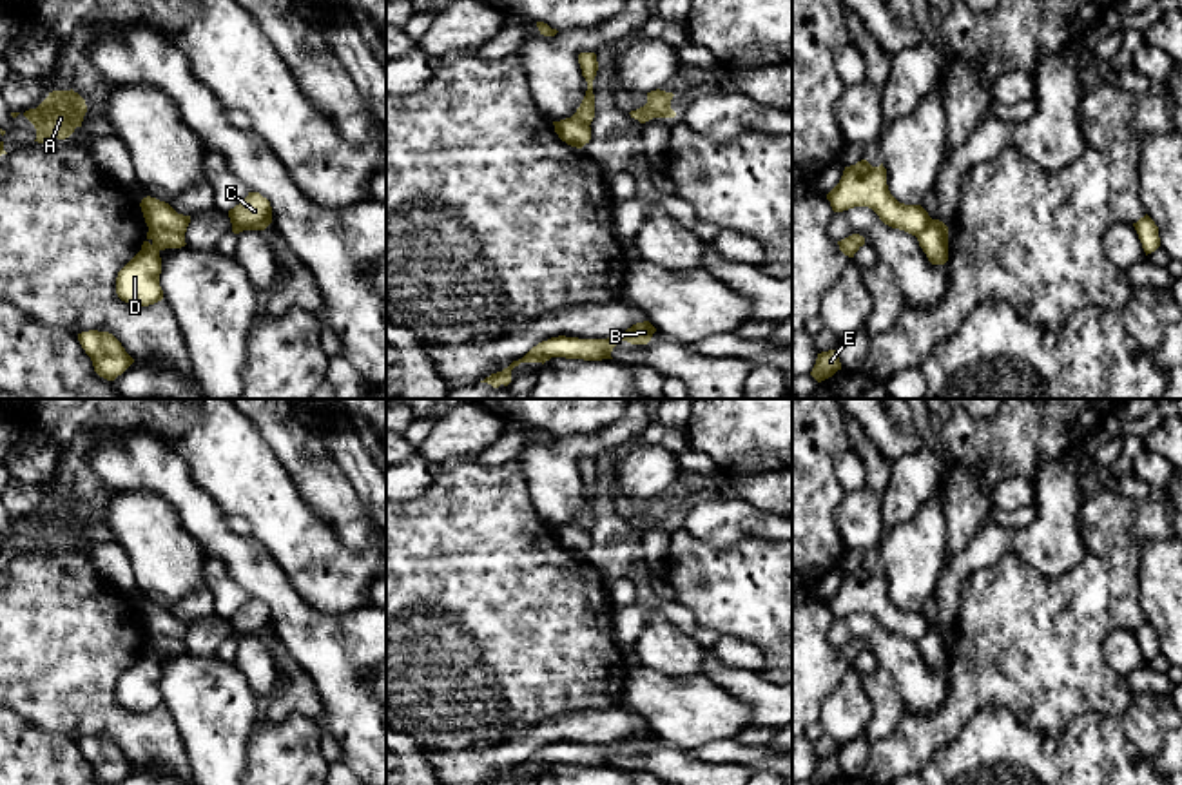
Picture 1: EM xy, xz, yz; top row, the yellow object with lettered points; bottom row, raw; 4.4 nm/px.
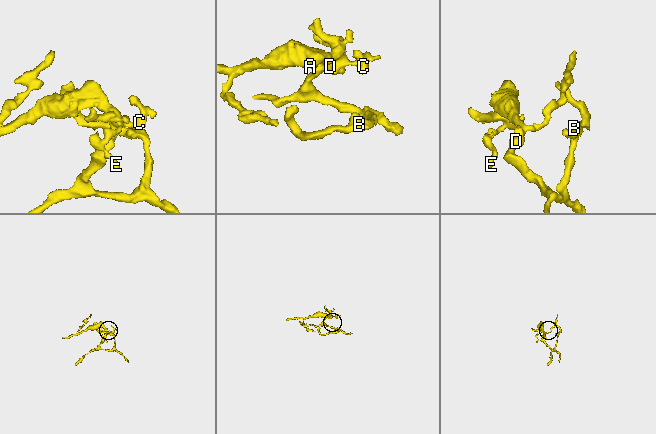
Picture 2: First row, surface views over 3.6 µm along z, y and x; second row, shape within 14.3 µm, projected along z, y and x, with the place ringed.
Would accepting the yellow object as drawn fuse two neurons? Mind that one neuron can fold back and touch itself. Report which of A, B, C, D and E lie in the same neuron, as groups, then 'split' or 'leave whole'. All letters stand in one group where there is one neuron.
groups A C E / B D; split

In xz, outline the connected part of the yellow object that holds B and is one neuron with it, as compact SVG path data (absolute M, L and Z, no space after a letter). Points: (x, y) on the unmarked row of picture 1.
M636 729L616 743L607 745L578 745L578 743L551 743L547 747L533 752L522 765L513 767L502 778L491 780L486 785L511 785L511 776L520 769L546 769L551 763L566 763L566 765L584 765L584 767L602 767L613 765L611 758L620 747L627 747L631 751L647 751L656 734L649 729Z

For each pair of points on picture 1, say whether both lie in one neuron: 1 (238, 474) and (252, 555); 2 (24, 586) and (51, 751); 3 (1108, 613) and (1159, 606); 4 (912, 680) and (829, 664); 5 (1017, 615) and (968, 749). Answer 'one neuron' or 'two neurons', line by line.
1: two neurons
2: two neurons
3: two neurons
4: two neurons
5: two neurons

